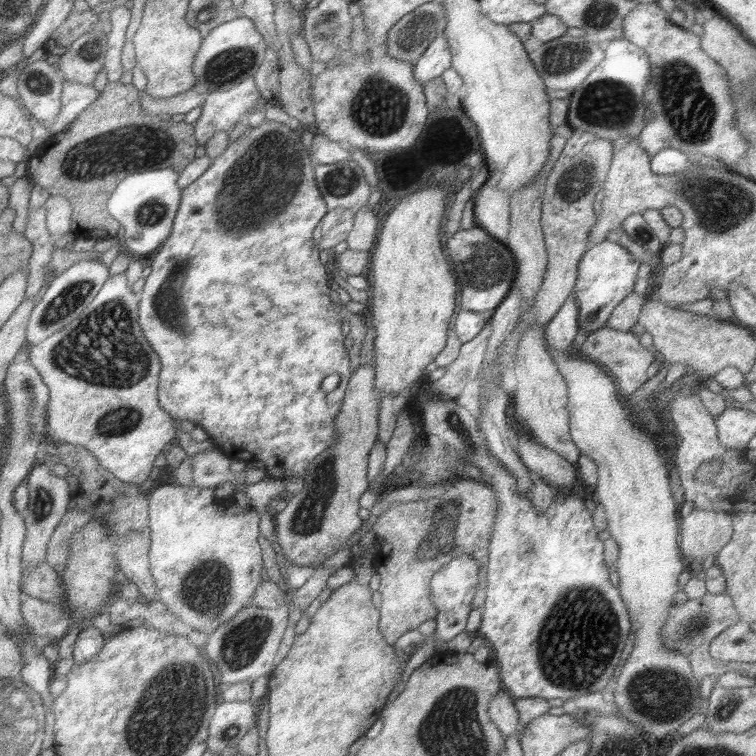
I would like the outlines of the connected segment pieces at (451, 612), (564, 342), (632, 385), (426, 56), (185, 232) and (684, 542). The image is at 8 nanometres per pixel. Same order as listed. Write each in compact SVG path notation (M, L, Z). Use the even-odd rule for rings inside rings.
M461 556L461 558L453 558L449 560L449 564L445 564L441 570L437 570L431 578L431 600L437 606L437 640L439 646L445 646L449 640L453 640L459 632L463 632L467 628L467 616L471 612L471 600L477 592L477 562L471 560L469 556Z
M573 292L567 296L563 306L545 326L547 348L557 348L557 350L573 348L573 336L581 328L577 326L577 320L579 320L579 306L577 306L577 298Z
M599 328L599 330L593 330L589 332L589 336L585 338L585 342L581 344L579 348L579 354L587 356L589 360L595 360L599 362L611 376L615 376L617 380L617 390L619 394L627 400L641 384L645 384L649 378L647 378L647 366L653 362L653 360L659 360L655 348L647 350L639 344L639 332L637 330L629 330L629 332L621 332L621 330L613 330L613 328Z
M441 32L429 46L427 50L419 56L413 68L413 76L421 82L427 84L429 80L441 76L447 68L451 68L451 48L445 32Z
M263 120L259 126L255 128L247 128L243 130L243 134L233 140L213 162L211 166L195 180L191 182L187 188L181 190L181 204L179 210L175 214L173 220L173 228L169 238L161 244L161 248L149 256L149 268L151 274L145 278L145 286L141 290L141 302L139 302L139 326L145 334L145 340L151 344L151 348L157 352L159 360L161 360L161 372L159 372L159 388L157 388L157 396L159 396L159 404L165 412L169 412L169 416L173 416L175 420L189 420L195 426L201 426L209 438L213 440L213 444L217 446L217 450L227 456L229 460L259 460L265 464L267 474L275 476L275 478L283 478L283 476L293 476L293 474L301 474L305 478L307 466L311 460L315 460L321 452L327 450L327 446L331 446L335 440L335 428L333 428L333 418L337 416L343 396L345 396L345 388L349 384L351 378L351 370L349 370L349 352L343 348L343 340L345 334L341 332L341 314L329 312L331 308L331 298L329 298L329 286L333 276L327 272L325 266L321 266L319 258L317 258L317 248L311 240L311 232L315 230L315 226L319 224L319 220L327 214L327 206L317 190L315 184L315 172L313 172L313 162L309 152L305 150L305 146L301 144L301 138L295 130L287 128L281 122L271 122L271 120ZM335 372L341 380L339 386L329 392L327 396L323 394L323 390L319 388L321 378L325 378L327 374Z
M693 508L685 518L681 518L681 554L687 562L693 558L707 558L709 554L719 554L719 550L729 542L733 534L731 514L723 510L699 510Z

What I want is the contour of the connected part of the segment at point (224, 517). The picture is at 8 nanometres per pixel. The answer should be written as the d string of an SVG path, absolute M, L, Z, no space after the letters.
M163 484L155 490L149 490L149 530L151 530L151 548L149 548L149 572L155 580L155 588L157 588L157 600L163 602L167 606L169 612L173 612L175 616L179 616L187 626L211 634L215 628L219 628L219 624L229 622L231 618L235 618L235 614L251 604L251 594L255 592L257 584L261 584L263 580L259 578L261 566L263 566L263 552L259 546L259 514L257 510L253 510L251 506L247 508L235 508L231 498L223 498L219 500L215 496L215 488L195 488L195 486L177 486L177 484Z

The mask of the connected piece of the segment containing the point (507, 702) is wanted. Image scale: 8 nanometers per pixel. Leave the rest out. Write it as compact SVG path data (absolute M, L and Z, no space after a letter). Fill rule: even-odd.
M501 688L501 692L493 698L493 702L489 702L489 720L491 720L491 724L495 724L497 732L503 738L521 734L521 722L519 722L519 714L515 710L515 702L505 692L505 688Z

